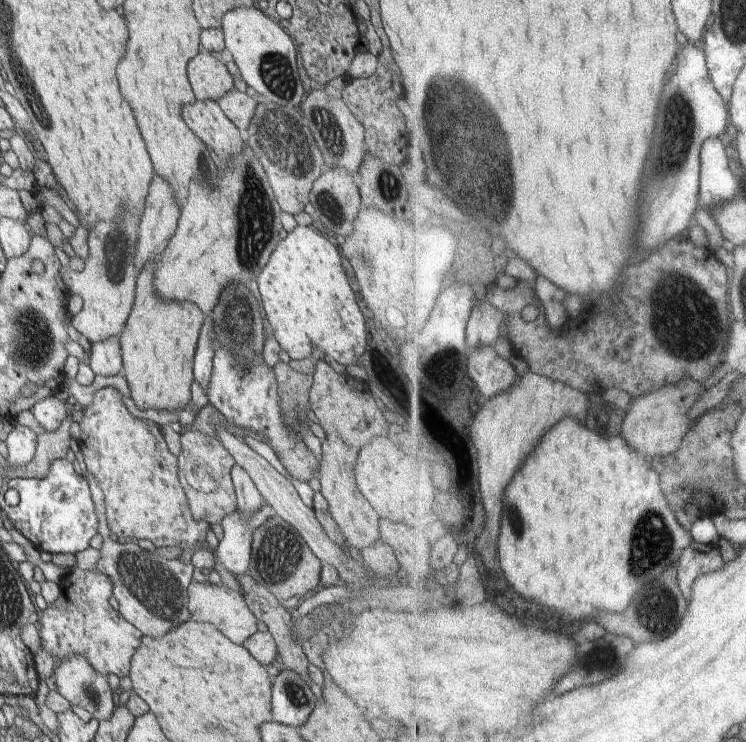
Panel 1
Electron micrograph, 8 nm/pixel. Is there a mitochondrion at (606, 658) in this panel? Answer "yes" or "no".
yes

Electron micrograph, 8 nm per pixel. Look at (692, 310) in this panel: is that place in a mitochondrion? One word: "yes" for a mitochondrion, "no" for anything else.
yes

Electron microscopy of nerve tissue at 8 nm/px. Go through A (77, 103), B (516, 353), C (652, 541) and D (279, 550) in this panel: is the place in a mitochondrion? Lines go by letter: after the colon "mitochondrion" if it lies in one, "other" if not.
A: other
B: other
C: mitochondrion
D: mitochondrion

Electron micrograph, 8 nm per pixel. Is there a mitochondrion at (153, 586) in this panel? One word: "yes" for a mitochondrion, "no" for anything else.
yes

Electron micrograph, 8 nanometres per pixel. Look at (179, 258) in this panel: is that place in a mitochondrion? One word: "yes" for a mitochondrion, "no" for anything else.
no

